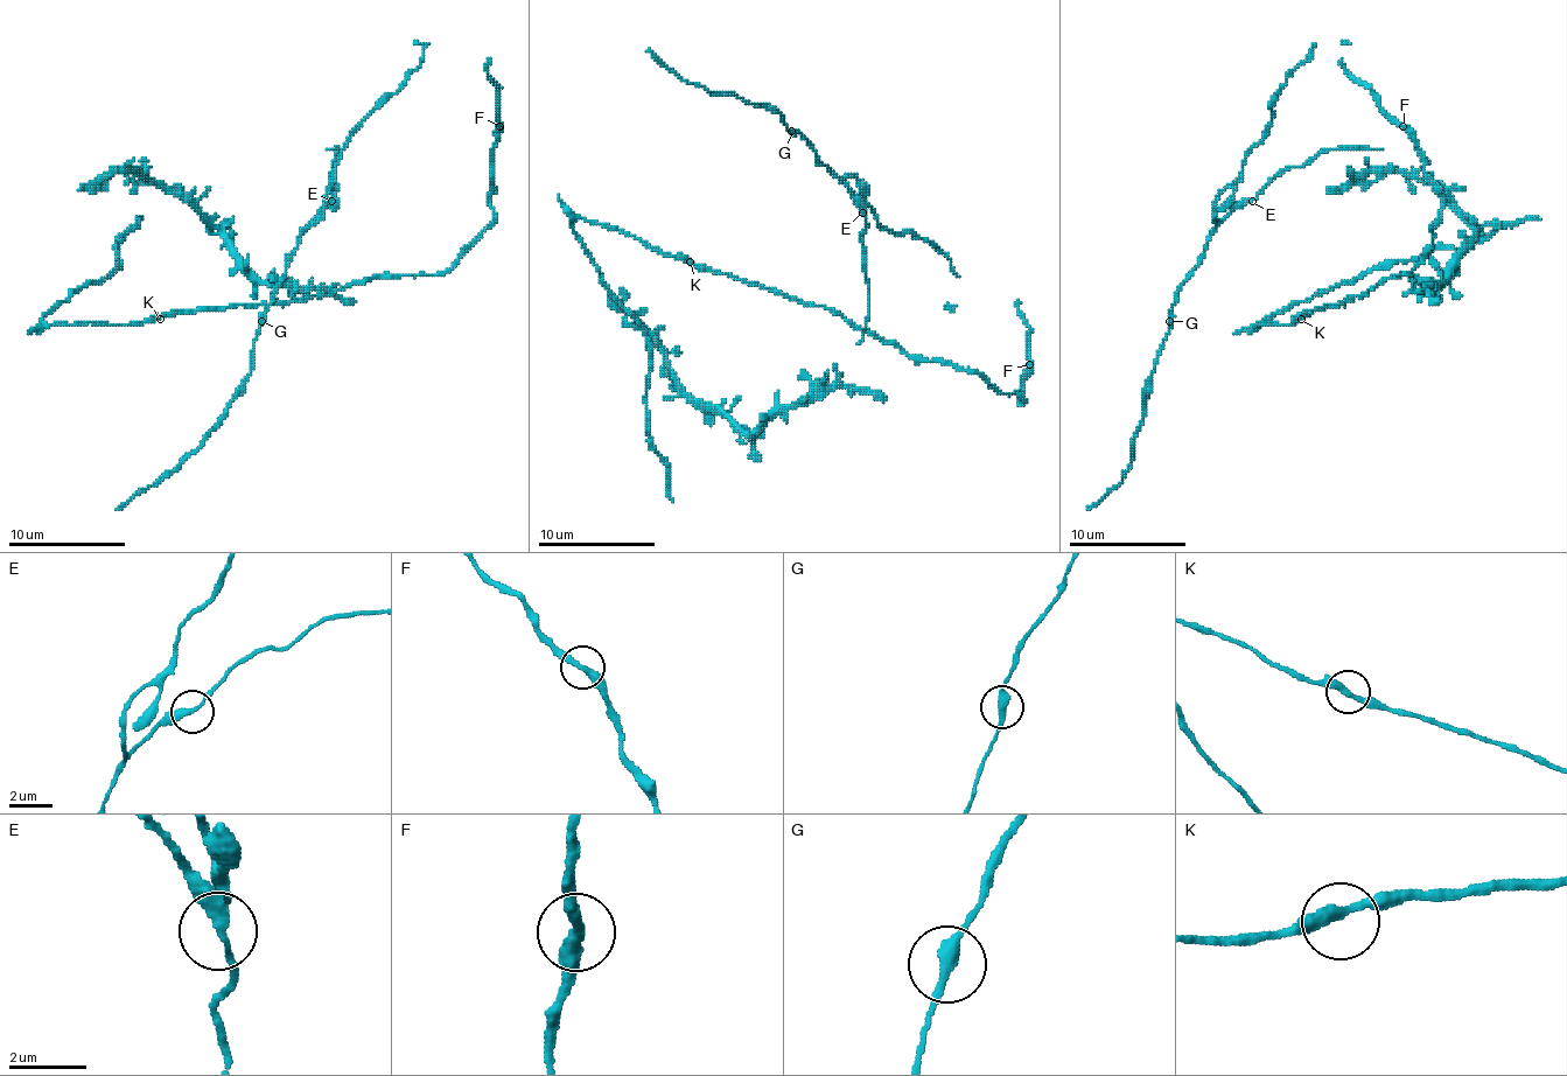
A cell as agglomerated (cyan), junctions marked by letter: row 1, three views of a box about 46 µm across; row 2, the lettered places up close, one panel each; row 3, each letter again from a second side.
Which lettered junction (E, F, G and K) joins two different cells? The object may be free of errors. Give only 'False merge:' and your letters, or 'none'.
False merge: none

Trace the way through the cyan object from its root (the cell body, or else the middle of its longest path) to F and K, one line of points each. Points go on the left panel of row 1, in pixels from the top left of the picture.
F: (490, 204), (490, 152), (496, 146), (499, 126)
K: (490, 204), (494, 222), (443, 272), (373, 276), (327, 295), (197, 307), (166, 313), (160, 319)

